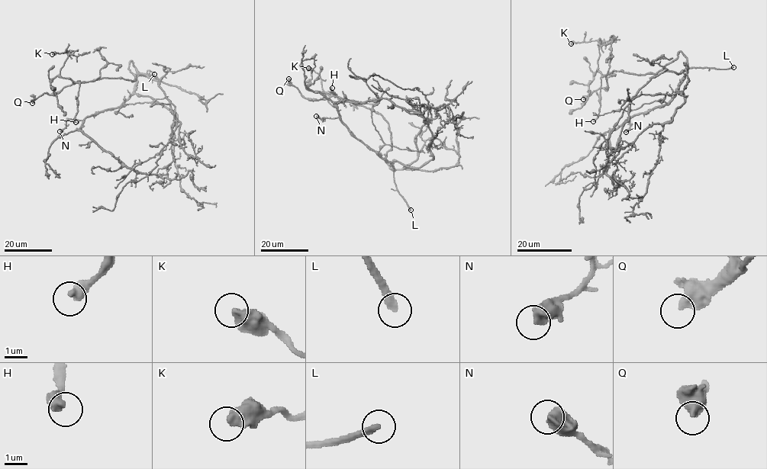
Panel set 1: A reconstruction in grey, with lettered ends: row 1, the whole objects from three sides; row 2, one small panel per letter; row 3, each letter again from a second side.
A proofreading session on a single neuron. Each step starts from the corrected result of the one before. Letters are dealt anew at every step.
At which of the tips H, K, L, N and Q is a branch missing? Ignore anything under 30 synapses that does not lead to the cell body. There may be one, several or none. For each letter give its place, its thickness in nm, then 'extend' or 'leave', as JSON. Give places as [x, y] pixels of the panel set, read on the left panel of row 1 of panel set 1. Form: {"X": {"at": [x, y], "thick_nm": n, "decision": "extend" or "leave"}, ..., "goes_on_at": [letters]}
{"H": {"at": [75, 122], "thick_nm": 460, "decision": "leave"}, "K": {"at": [52, 54], "thick_nm": 600, "decision": "leave"}, "L": {"at": [154, 74], "thick_nm": 320, "decision": "extend"}, "N": {"at": [59, 131], "thick_nm": 600, "decision": "leave"}, "Q": {"at": [32, 103], "thick_nm": 480, "decision": "leave"}, "goes_on_at": ["L"]}

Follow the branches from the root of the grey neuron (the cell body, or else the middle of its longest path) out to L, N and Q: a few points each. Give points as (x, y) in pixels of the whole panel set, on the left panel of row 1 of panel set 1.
L: (133, 93), (137, 75), (154, 74)
N: (133, 93), (116, 107), (102, 110), (83, 120), (69, 118), (59, 131)
Q: (133, 93), (136, 69), (130, 60), (133, 81), (73, 82), (32, 103)

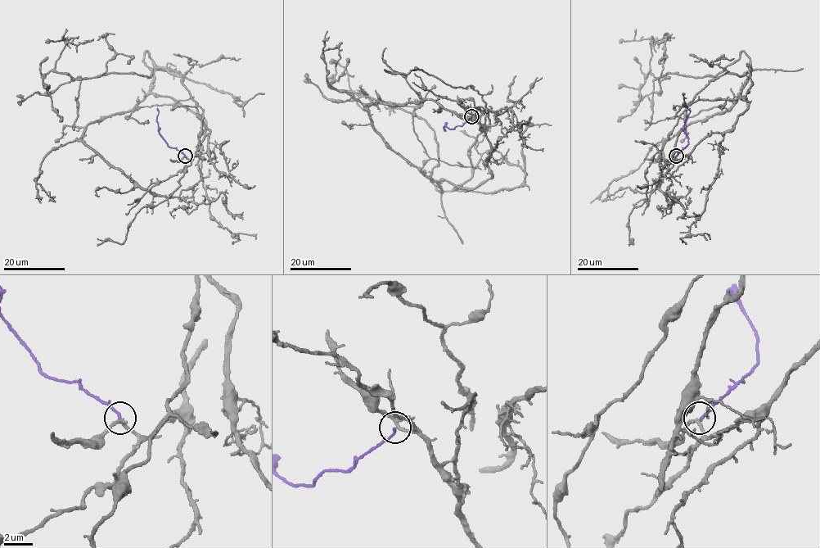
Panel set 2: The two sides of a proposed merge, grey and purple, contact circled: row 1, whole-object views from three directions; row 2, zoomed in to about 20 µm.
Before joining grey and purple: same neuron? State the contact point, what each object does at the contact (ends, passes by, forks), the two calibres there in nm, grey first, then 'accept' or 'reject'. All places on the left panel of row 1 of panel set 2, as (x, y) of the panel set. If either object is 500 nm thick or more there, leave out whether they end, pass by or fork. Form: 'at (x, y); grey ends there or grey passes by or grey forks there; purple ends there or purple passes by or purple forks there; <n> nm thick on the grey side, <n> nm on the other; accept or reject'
at (185, 156); grey passes by; purple ends there; 240 nm thick on the grey side, 170 nm on the other; accept

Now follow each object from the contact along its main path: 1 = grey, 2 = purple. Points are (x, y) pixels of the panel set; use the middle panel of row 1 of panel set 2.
1: (472, 116), (493, 176), (459, 187), (399, 155), (368, 106), (430, 99), (473, 119), (509, 110), (530, 133)
2: (472, 116), (453, 129), (445, 124), (443, 129)

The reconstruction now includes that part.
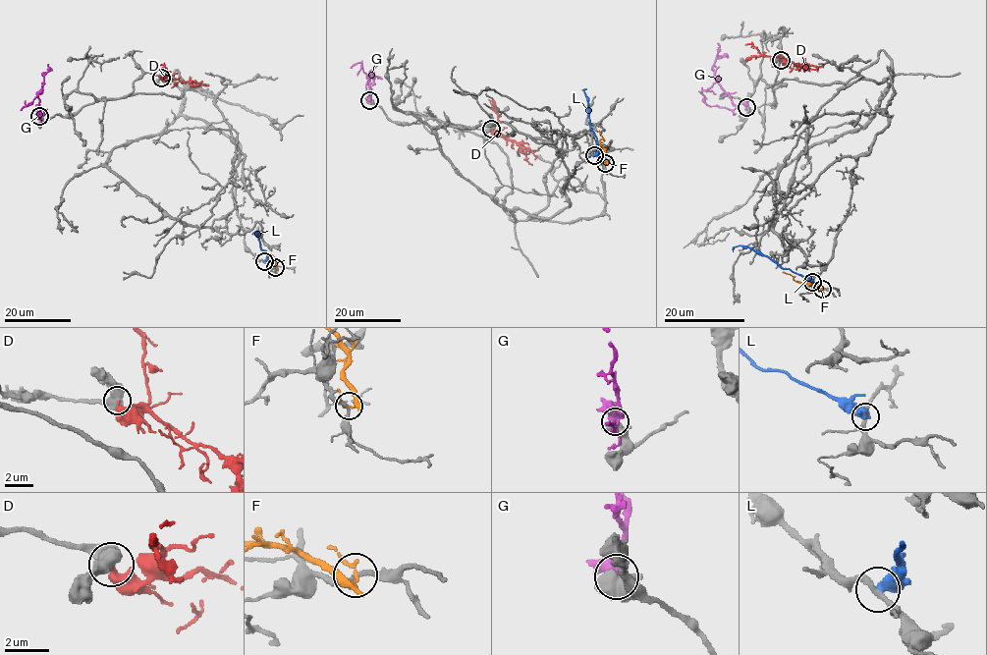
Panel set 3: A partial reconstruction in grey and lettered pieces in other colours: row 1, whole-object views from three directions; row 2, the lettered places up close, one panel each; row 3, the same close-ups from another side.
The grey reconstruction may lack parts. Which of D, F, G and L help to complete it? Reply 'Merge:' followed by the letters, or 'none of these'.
Merge: none of these

